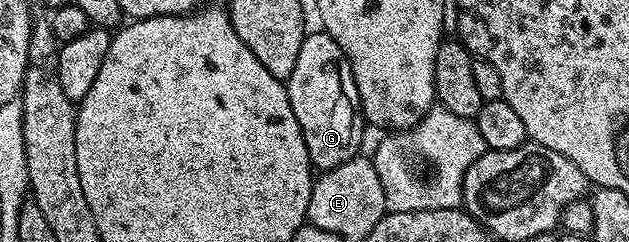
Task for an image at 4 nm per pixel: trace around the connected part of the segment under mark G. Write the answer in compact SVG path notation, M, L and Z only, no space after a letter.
M323 29L310 30L299 49L299 57L295 61L295 69L291 77L284 80L285 92L291 101L291 113L295 113L295 121L299 121L299 129L303 133L303 141L307 145L309 162L318 172L335 169L335 165L343 165L343 161L351 161L362 150L361 138L365 135L367 124L361 113L359 89L355 85L355 77L351 73L351 65L339 49L339 45Z

